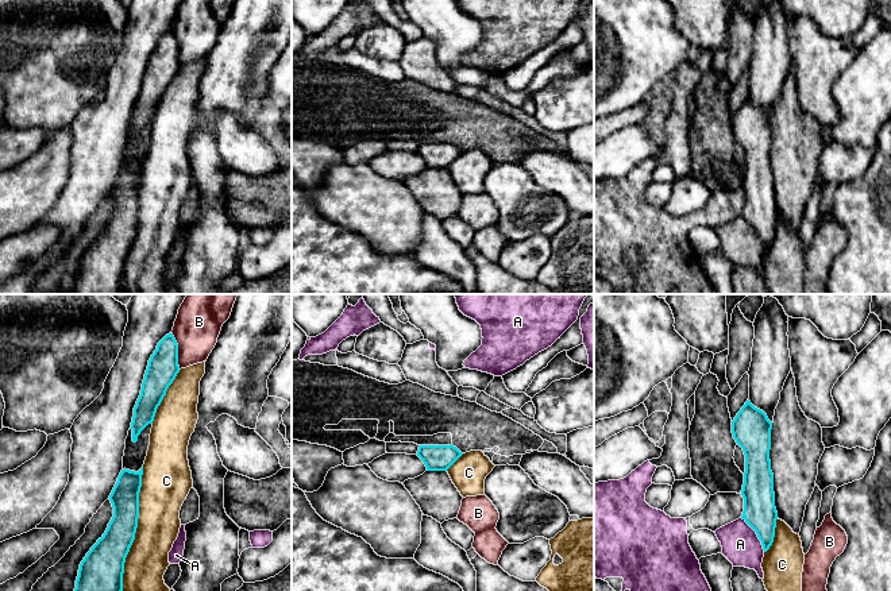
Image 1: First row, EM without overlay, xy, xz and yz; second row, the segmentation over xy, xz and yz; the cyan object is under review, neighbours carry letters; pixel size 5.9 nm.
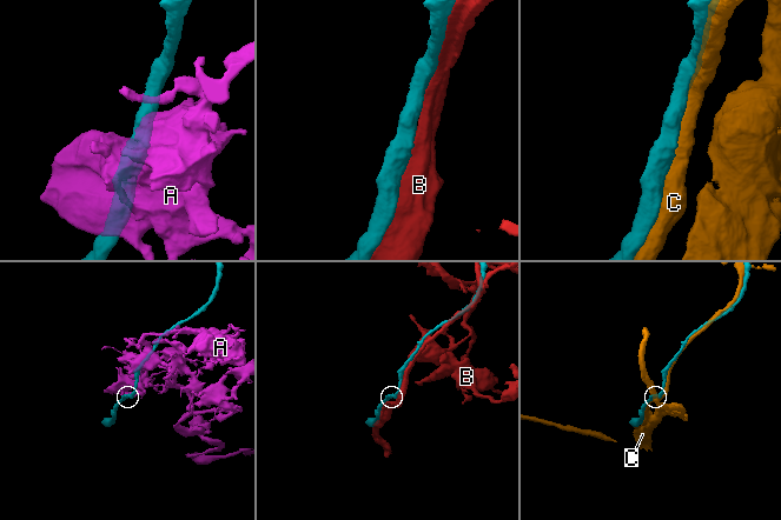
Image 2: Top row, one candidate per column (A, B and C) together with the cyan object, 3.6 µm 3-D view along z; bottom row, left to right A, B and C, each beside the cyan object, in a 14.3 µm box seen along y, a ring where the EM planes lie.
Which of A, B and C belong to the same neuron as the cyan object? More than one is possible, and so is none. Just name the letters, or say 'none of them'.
C

